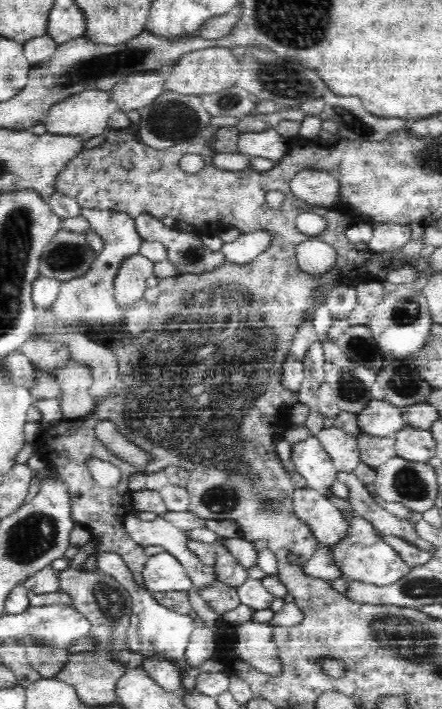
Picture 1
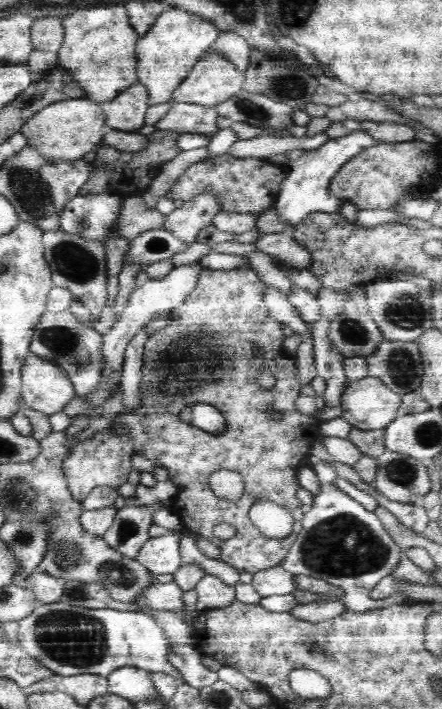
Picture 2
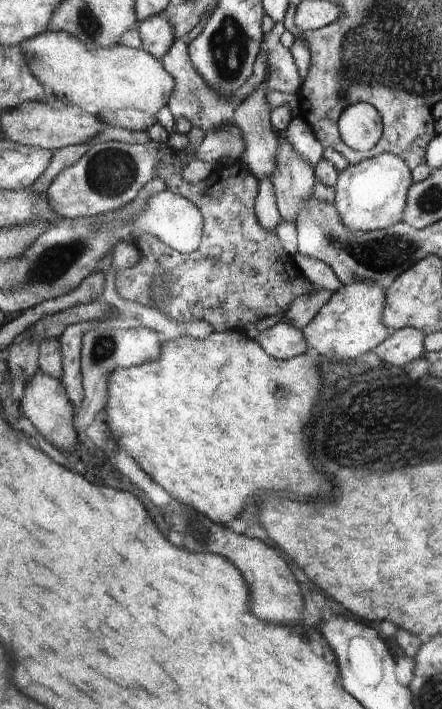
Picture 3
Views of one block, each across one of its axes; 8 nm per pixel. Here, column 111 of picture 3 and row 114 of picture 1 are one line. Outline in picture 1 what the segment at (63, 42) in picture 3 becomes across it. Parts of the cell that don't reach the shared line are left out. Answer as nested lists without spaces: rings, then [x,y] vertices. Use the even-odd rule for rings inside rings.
[[[84,90],[84,93],[66,98],[60,102],[60,105],[53,107],[43,124],[46,127],[46,133],[76,137],[84,143],[95,136],[105,135],[105,130],[109,128],[108,122],[113,109],[110,92]]]

